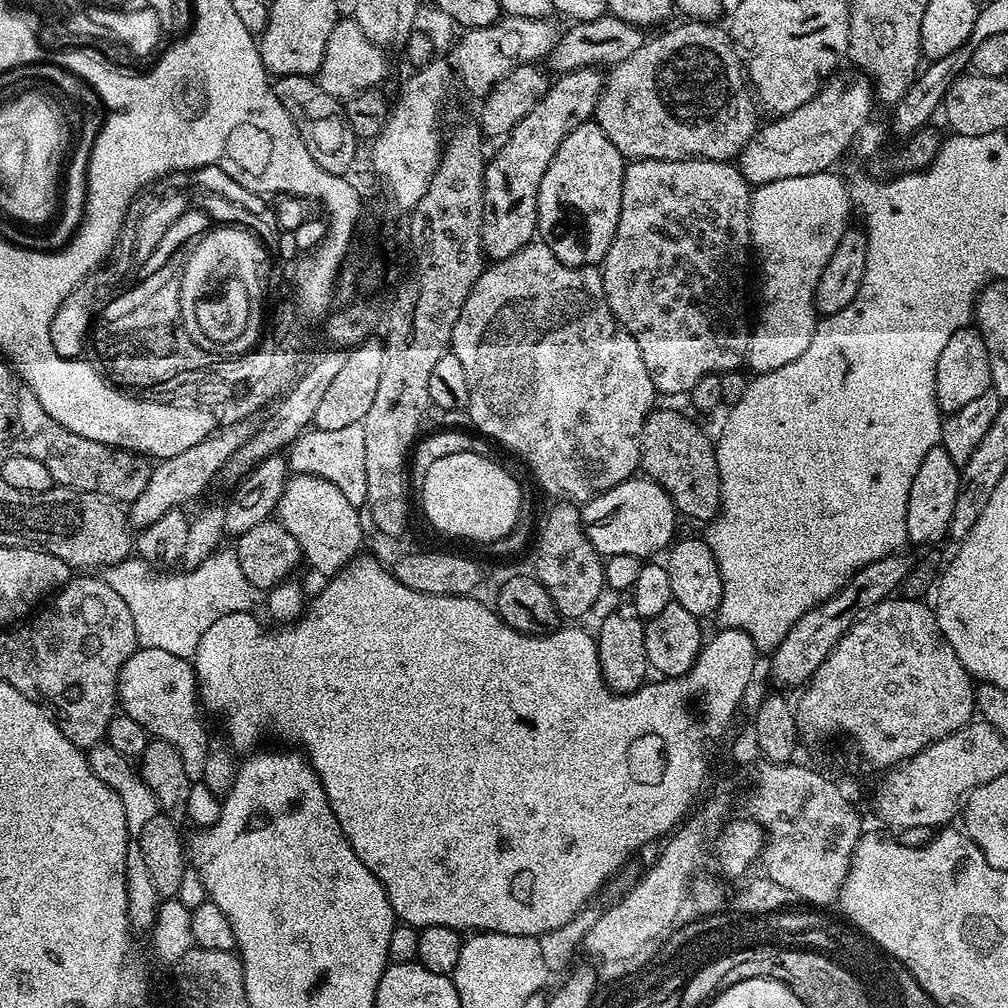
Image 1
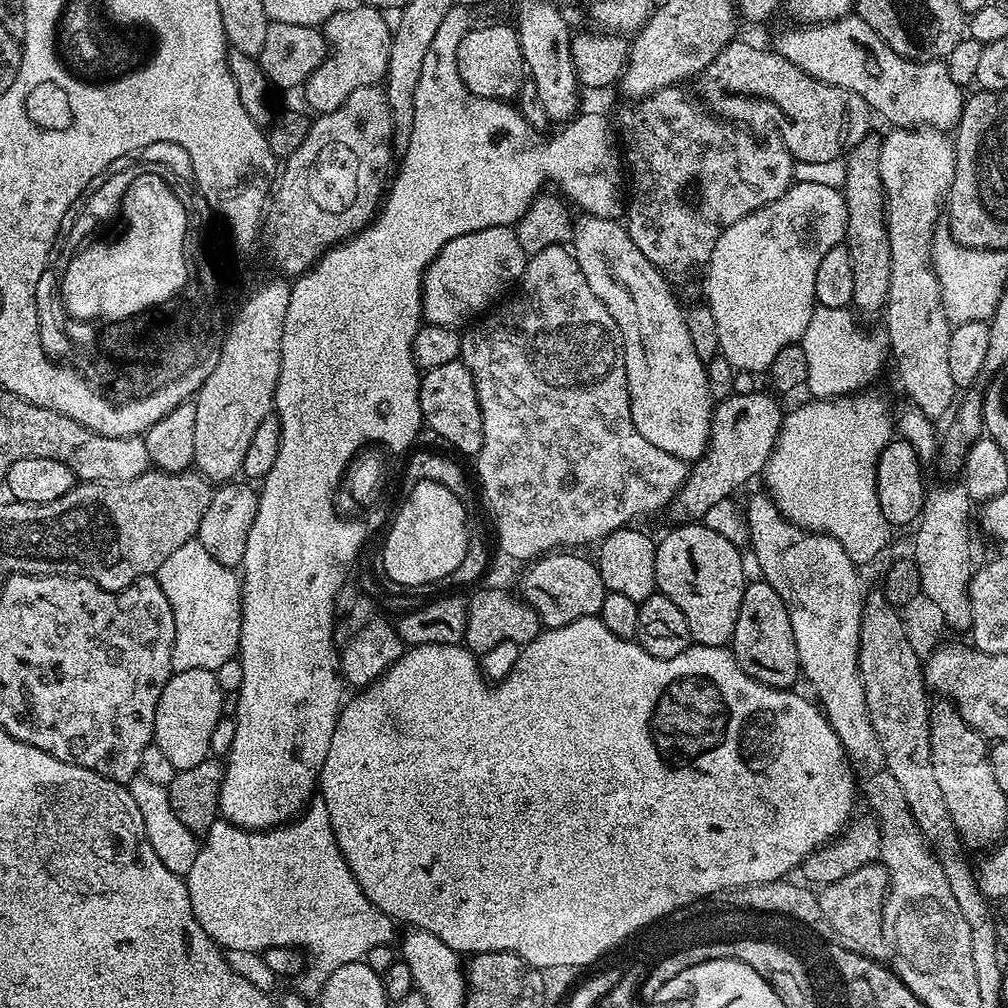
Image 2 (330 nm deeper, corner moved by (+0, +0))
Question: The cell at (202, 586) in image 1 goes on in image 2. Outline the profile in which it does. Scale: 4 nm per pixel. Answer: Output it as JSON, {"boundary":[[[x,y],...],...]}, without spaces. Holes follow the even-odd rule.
{"boundary":[[[197,539],[186,542],[186,546],[178,546],[178,550],[174,550],[174,554],[170,554],[170,558],[166,558],[166,562],[162,562],[162,566],[154,573],[157,580],[160,581],[162,590],[166,594],[166,598],[170,602],[170,610],[174,610],[174,646],[172,647],[172,670],[173,672],[181,672],[182,670],[210,670],[215,672],[216,669],[224,665],[228,660],[233,659],[240,651],[240,631],[242,630],[242,580],[233,569],[222,566],[222,562],[214,562],[214,558],[210,558],[210,554],[206,554],[206,546],[202,546]]]}

